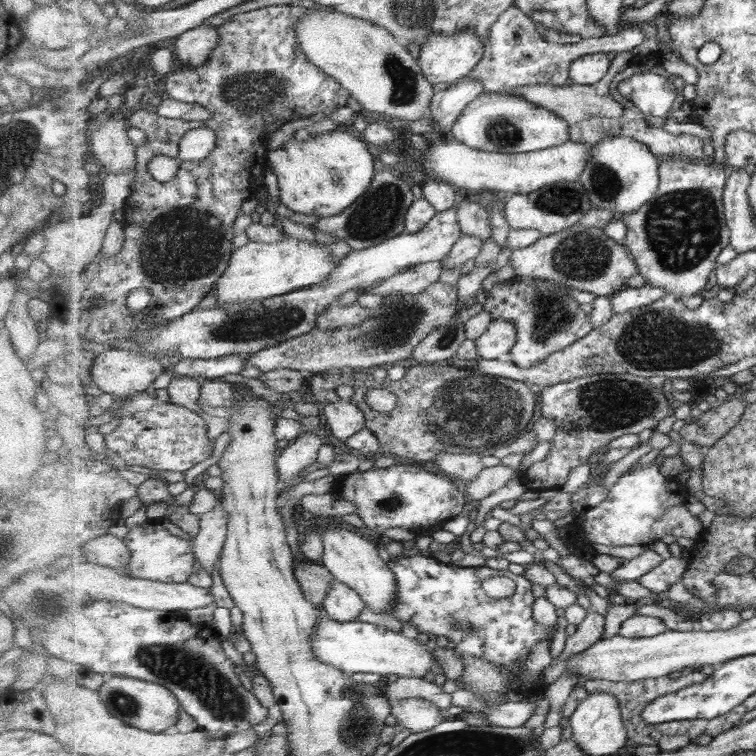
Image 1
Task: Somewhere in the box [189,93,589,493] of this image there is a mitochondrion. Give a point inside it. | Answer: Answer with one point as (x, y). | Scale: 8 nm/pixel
(474, 410)

